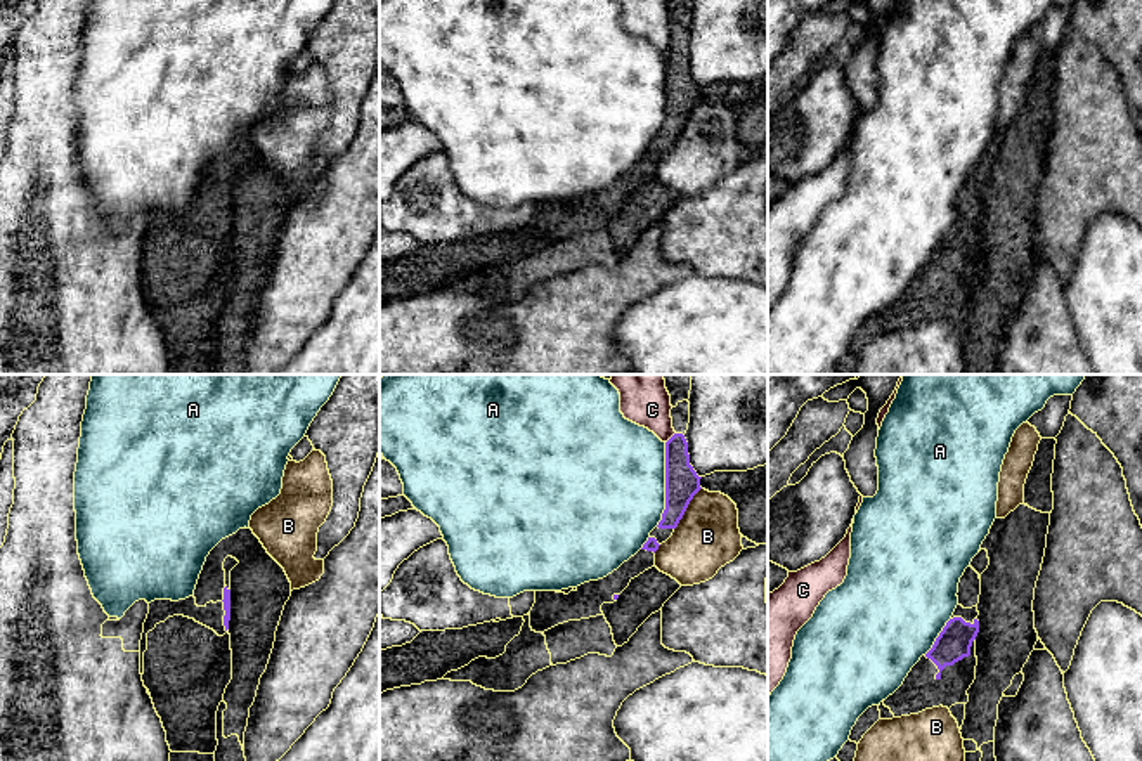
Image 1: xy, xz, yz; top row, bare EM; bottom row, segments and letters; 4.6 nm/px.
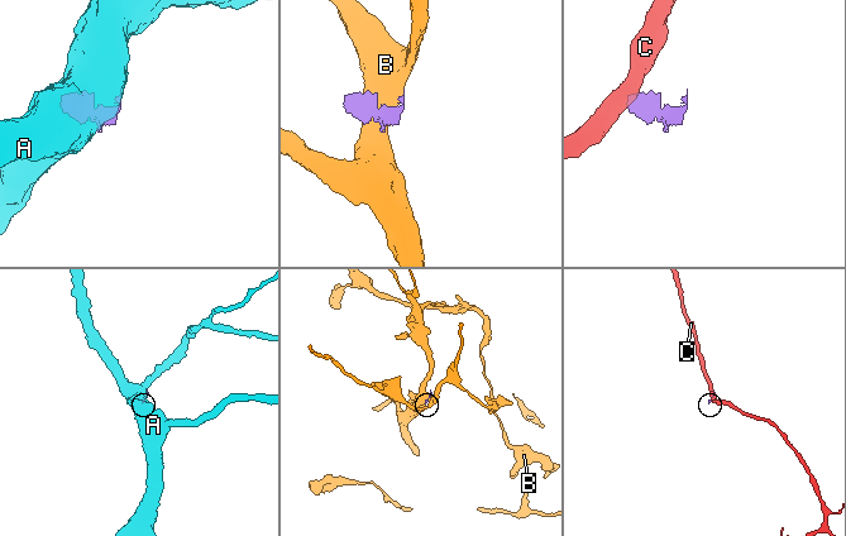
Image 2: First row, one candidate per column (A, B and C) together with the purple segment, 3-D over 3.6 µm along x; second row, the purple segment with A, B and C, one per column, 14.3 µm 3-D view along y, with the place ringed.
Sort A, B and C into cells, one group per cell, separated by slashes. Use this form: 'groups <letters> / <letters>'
groups A / B / C

